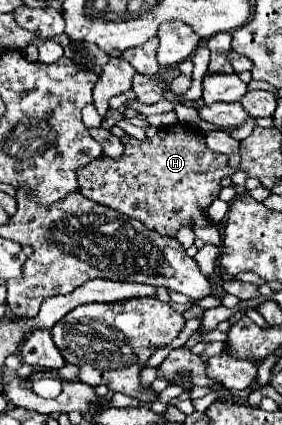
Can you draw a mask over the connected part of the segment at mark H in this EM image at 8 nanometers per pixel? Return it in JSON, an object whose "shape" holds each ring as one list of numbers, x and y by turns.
{"shape":[[175,123,158,130,154,138,136,140,124,136,124,154,120,158,100,156,92,164,84,166,78,174,78,192,88,200,108,206,128,218,138,218,150,230,168,234,170,238,182,226,210,226,206,208,218,198,222,186,220,180,234,174,228,168,226,156,208,158,204,136,183,123]]}

